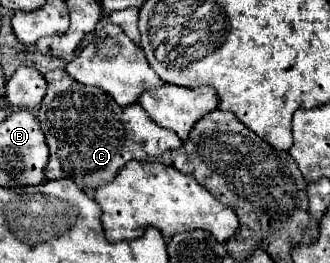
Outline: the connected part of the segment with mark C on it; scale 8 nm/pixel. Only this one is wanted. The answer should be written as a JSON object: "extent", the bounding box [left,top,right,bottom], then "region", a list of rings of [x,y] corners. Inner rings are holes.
{"extent":[38,70,182,190],"region":[[[50,70],[44,78],[48,88],[38,110],[38,122],[50,148],[50,158],[44,168],[48,180],[68,178],[80,190],[96,190],[114,180],[112,176],[130,160],[150,162],[182,146],[182,140],[172,130],[150,120],[140,104],[122,108],[104,90],[76,82],[66,70]]]}

